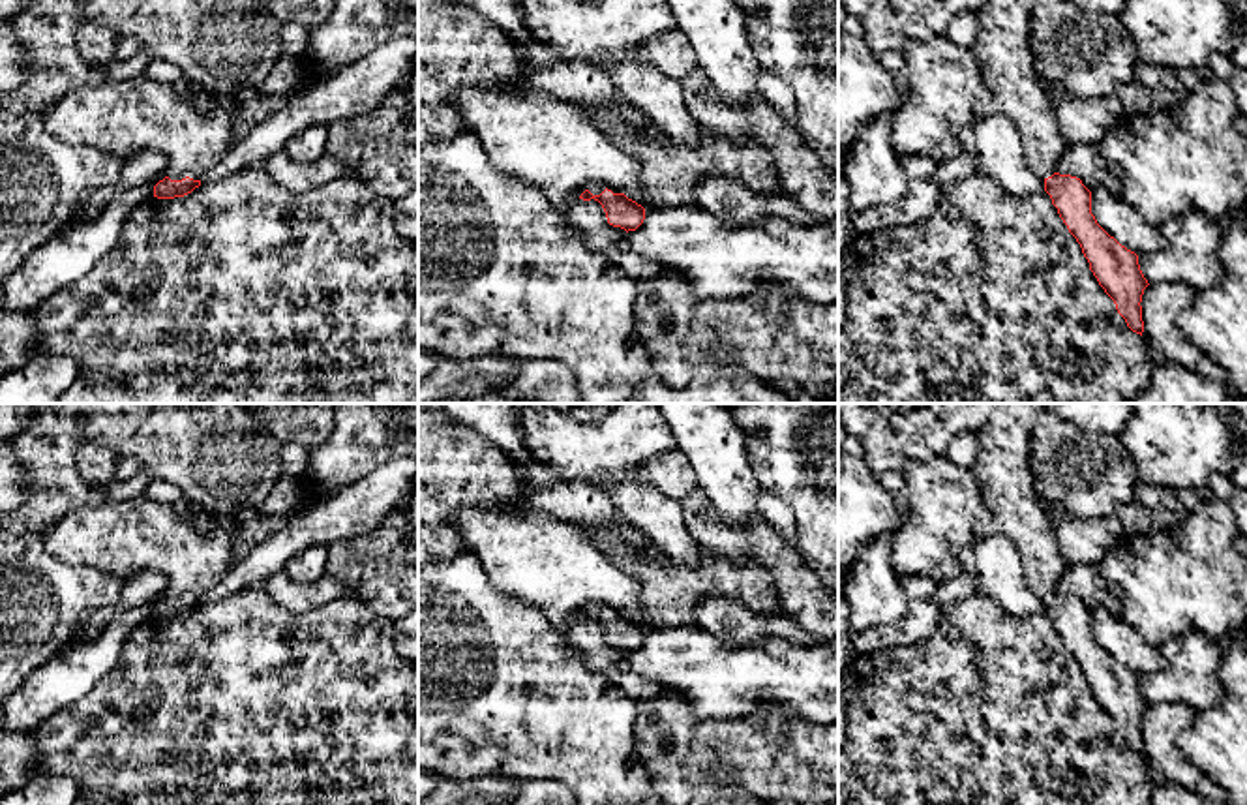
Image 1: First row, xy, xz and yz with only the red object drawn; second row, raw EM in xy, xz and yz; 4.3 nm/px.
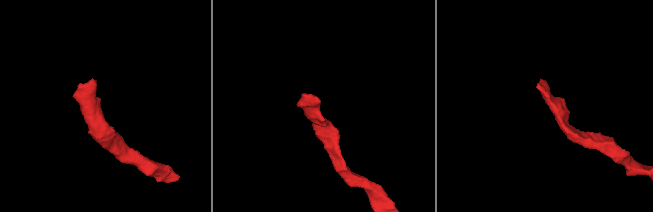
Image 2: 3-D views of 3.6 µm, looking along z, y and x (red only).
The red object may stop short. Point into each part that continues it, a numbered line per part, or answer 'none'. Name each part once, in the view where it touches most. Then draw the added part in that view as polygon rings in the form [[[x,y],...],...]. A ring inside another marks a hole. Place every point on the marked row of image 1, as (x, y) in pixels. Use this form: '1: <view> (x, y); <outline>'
1: xy (122, 117); [[[146,73],[129,81],[101,81],[68,92],[45,111],[45,129],[71,144],[122,158],[141,150],[167,156],[167,176],[199,180],[233,144],[238,99],[199,90],[180,94]]]

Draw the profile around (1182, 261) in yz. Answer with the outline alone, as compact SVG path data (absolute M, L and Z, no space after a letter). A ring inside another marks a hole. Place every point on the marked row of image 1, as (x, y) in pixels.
M1198 210L1170 218L1159 227L1166 248L1138 255L1138 265L1149 285L1183 283L1196 293L1215 287L1223 276L1215 255L1221 238L1219 220Z

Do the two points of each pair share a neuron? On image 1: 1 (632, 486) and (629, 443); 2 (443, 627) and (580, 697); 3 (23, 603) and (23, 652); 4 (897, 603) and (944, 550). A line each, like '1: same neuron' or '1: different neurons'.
1: different neurons
2: same neuron
3: same neuron
4: different neurons

